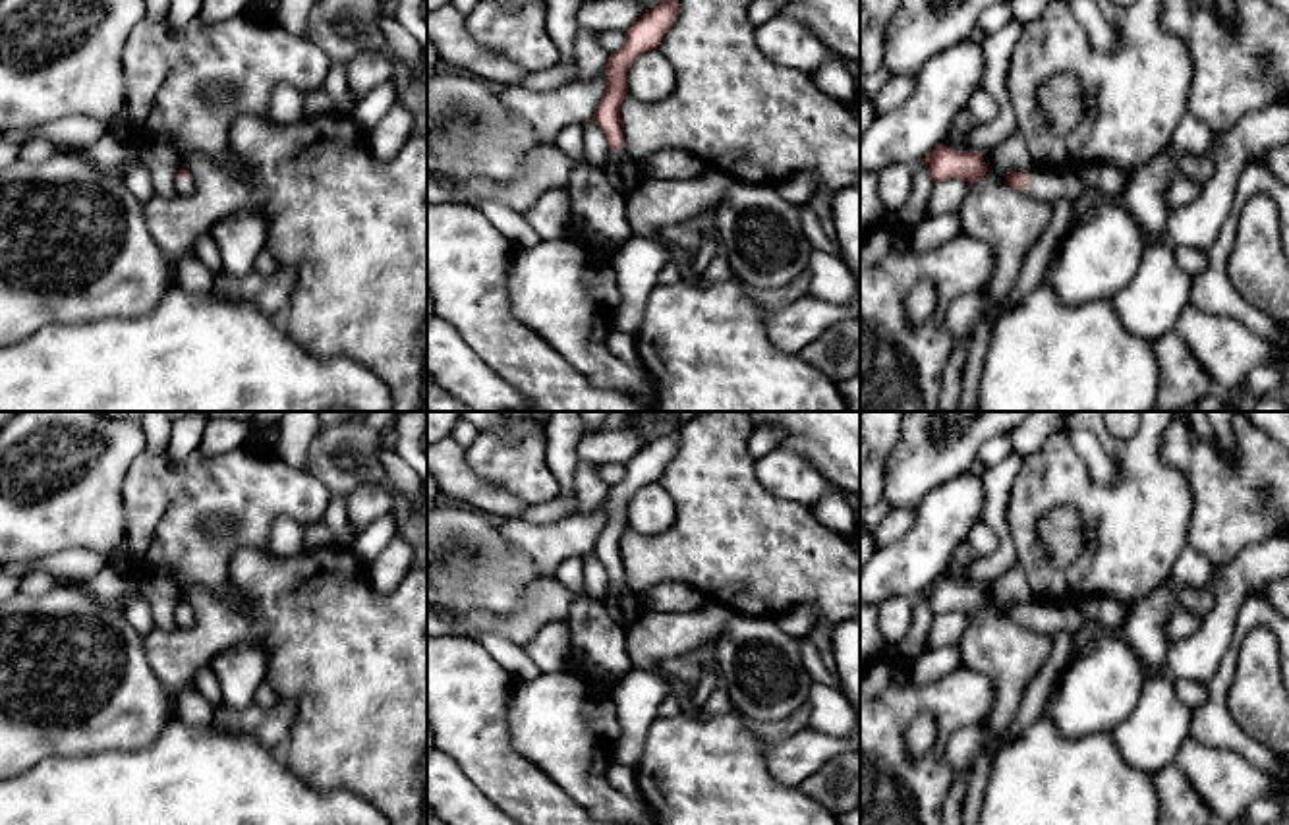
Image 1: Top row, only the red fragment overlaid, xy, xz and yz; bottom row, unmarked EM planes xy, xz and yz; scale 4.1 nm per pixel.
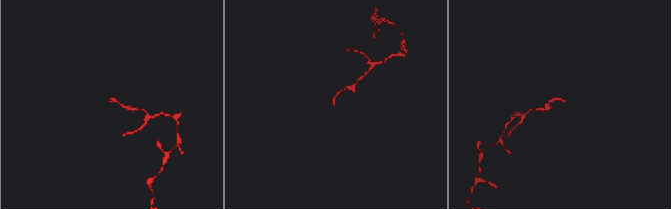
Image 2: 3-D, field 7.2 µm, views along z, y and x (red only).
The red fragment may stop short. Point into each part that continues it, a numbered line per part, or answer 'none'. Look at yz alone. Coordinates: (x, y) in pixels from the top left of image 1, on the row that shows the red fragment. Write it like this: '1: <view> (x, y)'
1: yz (1050, 184)

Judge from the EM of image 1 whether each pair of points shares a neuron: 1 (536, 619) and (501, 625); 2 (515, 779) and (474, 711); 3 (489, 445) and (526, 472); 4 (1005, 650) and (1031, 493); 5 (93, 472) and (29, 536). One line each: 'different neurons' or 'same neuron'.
1: same neuron
2: same neuron
3: same neuron
4: different neurons
5: same neuron

